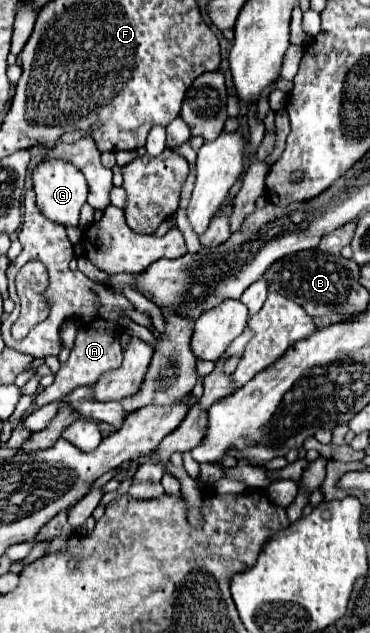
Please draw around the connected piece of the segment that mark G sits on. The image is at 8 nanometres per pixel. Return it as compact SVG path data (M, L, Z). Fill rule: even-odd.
M60 158L42 160L32 172L32 182L36 192L36 206L46 218L56 220L64 226L78 226L78 216L80 216L80 208L86 202L88 186L84 174L72 162L64 162Z

